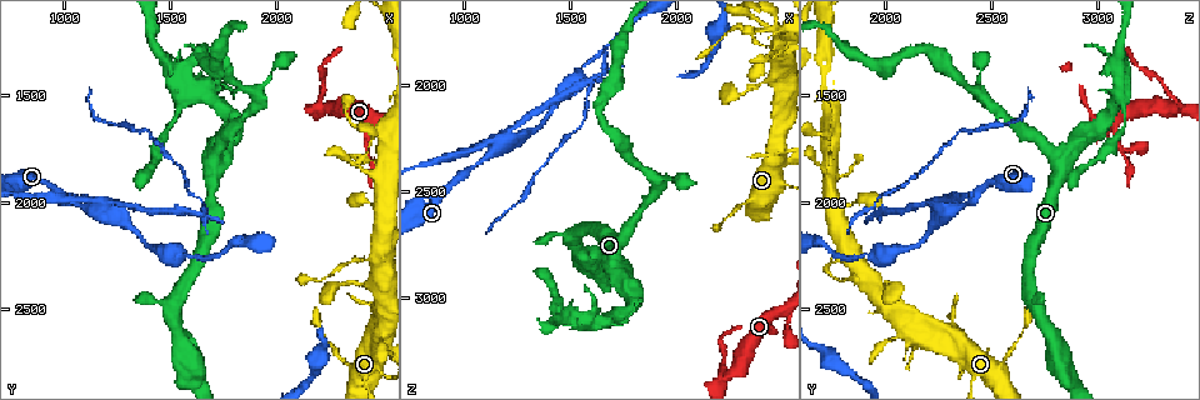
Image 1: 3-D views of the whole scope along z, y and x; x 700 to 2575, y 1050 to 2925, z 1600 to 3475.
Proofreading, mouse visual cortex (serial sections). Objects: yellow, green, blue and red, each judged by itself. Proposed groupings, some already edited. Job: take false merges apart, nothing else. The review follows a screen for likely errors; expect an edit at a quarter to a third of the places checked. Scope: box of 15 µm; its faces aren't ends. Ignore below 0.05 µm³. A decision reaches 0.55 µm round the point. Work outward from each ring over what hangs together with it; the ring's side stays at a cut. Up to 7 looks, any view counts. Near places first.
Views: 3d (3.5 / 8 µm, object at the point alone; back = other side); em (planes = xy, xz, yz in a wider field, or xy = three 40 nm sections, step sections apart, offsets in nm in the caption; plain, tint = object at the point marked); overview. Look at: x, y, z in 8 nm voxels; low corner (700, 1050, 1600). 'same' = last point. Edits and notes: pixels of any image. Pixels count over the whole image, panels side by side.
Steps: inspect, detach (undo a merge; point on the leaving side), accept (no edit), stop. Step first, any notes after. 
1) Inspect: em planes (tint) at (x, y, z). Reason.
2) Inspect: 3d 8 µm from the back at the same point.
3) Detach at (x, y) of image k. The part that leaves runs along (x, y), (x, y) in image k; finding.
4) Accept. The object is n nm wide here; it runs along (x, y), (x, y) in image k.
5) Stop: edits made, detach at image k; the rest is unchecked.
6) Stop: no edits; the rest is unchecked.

Inspect: 3d 8 µm at (2330, 2740, 2550). A narrow waist.

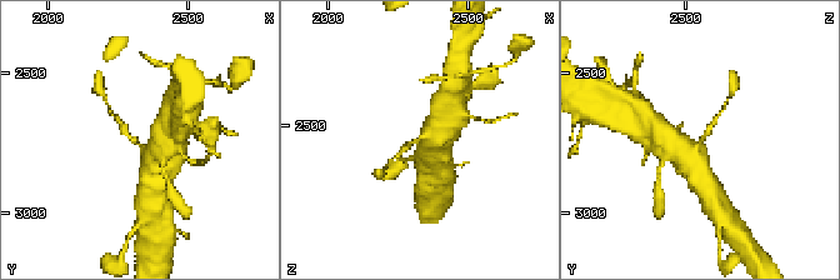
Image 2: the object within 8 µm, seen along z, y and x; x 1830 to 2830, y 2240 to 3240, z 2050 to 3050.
Inspect: em xy step 5 (tint) at (2310, 2750, 2560). The arms are 200, 700 nm wide.

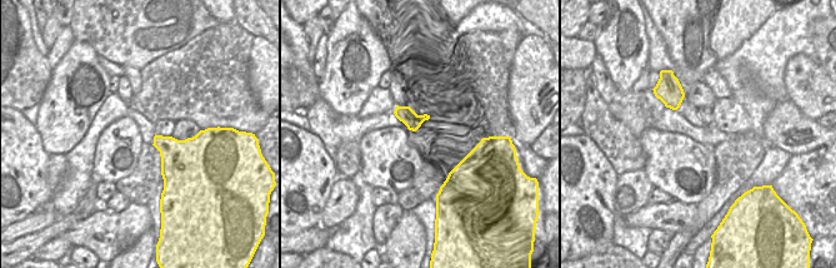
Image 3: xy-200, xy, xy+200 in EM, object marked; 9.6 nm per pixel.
Accept. All the same cell.

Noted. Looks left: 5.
Inspect: em xy step 5 (tint) at (2460, 2270, 1830). A narrow waist.

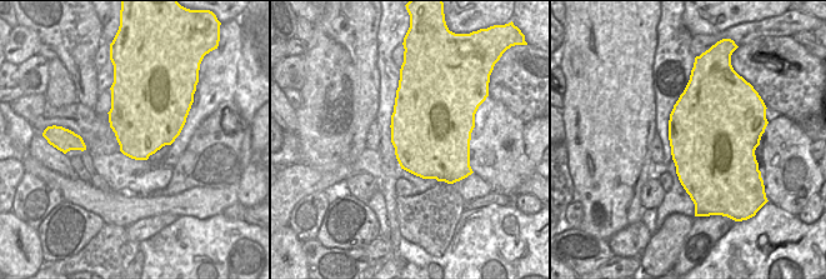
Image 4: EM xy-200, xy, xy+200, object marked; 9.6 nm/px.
Inspect: 3d 3.5 µm at the same point.

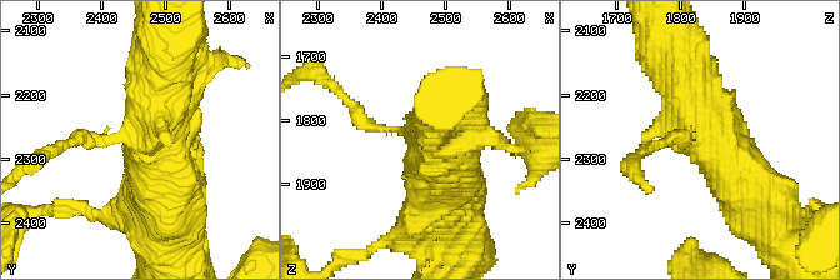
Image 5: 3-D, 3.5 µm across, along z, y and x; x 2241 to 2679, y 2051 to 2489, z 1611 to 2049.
Accept. It runs along (749, 198), (691, 98), (675, 48) in image 5; one cell here.

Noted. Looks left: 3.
Inspect: 3d 3.5 µm at (1230, 2000, 2210). Thick turns thin.

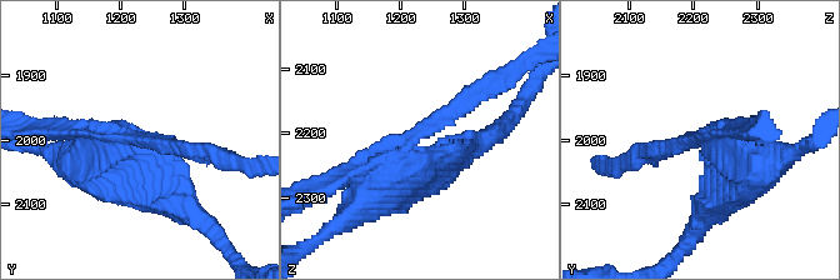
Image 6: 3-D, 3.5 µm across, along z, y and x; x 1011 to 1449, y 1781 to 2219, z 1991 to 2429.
Inspect: em xy step 2 (tint) at (1220, 2000, 2215). The arms are 200, 600 nm wide; need the tissue.

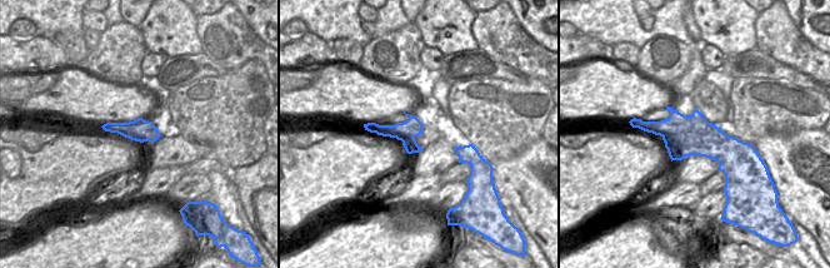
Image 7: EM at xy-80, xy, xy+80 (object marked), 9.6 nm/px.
Detach at (318, 191) of image 6. The part that leaves runs along (359, 176), (351, 173), (313, 195) in image 6; two cells meet here.

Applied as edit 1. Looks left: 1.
Stop: edits made, detach at image 6; the rest is unchecked.

